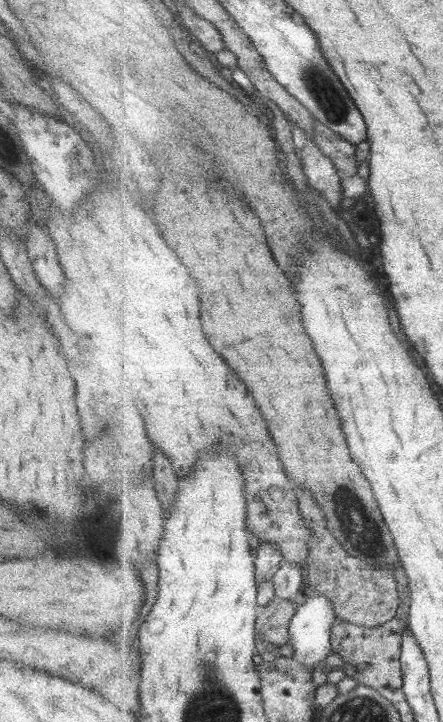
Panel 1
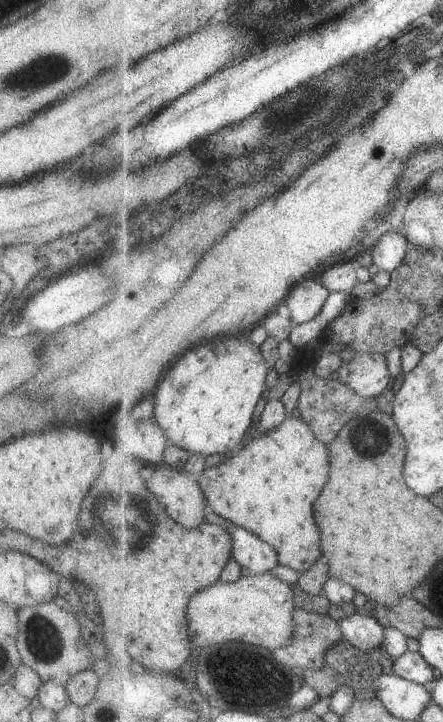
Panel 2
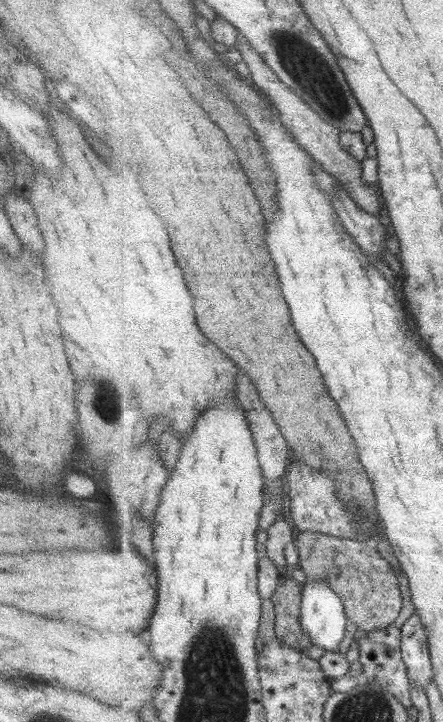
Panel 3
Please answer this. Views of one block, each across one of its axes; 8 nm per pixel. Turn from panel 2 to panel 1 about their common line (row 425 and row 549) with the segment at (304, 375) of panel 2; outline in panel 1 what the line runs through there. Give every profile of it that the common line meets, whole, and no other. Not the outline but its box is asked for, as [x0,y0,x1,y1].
[306,528,399,627]

